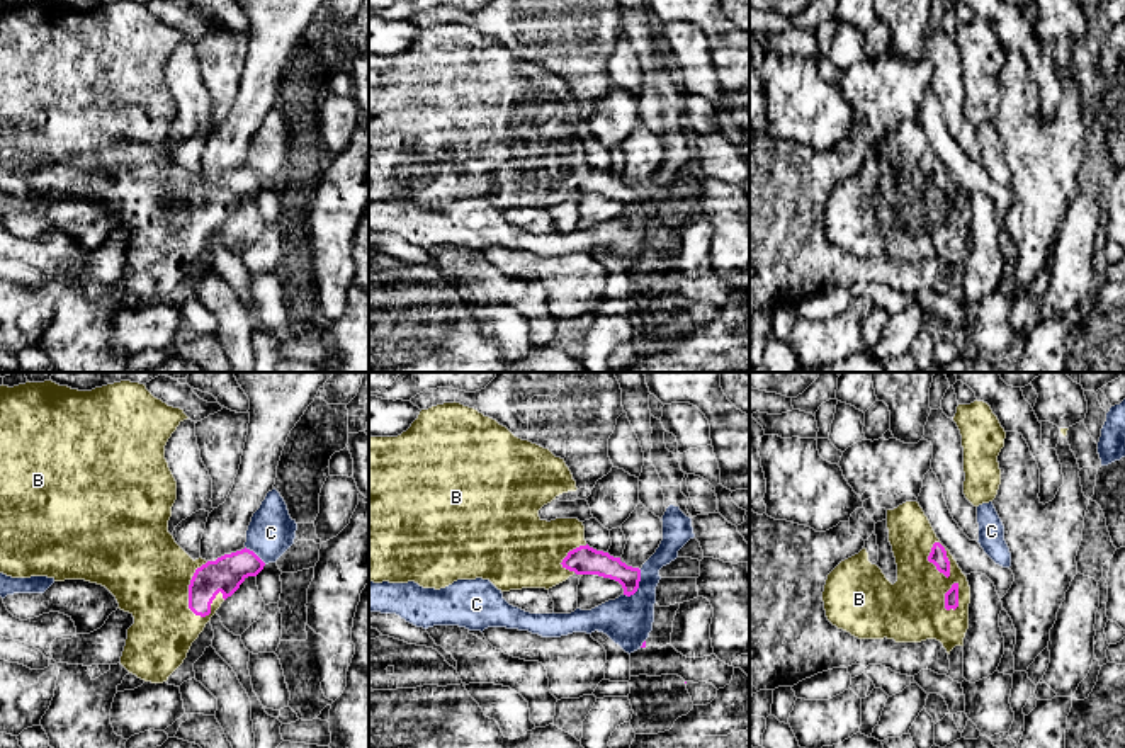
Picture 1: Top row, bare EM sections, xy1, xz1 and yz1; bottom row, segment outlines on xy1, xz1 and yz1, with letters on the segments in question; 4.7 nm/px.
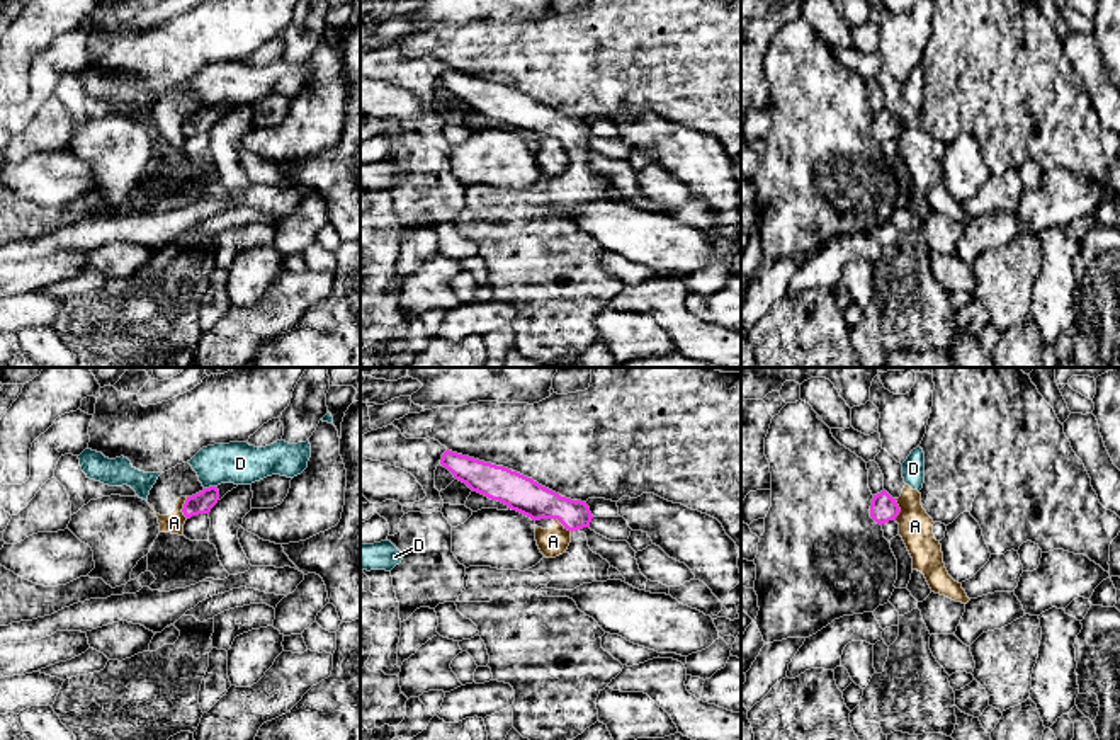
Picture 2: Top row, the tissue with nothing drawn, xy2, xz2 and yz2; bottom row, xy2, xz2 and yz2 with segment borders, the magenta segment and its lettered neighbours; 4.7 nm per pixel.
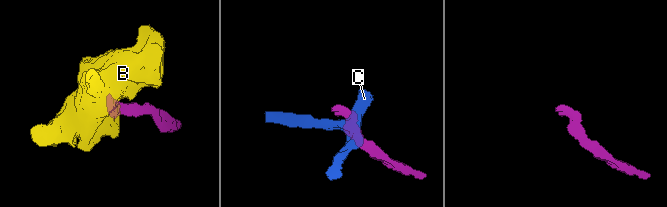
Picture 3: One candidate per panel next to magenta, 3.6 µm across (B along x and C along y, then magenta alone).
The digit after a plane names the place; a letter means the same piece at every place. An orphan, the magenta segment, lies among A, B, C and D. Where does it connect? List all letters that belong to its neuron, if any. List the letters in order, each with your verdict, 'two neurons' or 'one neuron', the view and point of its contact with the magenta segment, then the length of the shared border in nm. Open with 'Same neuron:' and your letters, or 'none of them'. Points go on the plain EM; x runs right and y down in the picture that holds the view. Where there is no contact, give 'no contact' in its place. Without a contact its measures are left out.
Same neuron: B
A: two neurons; contact xy2 (184, 126); length 100 nm
B: one neuron; contact xy1 (189, 208); length 280 nm
C: two neurons; contact xz1 (638, 206); length 150 nm
D: two neurons; contact xy2 (209, 106); length 70 nm

